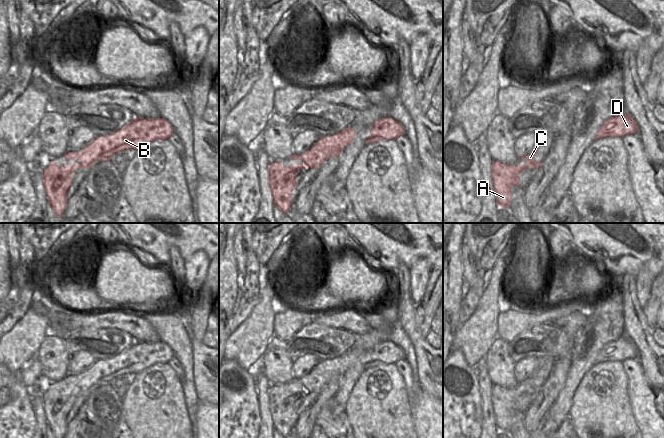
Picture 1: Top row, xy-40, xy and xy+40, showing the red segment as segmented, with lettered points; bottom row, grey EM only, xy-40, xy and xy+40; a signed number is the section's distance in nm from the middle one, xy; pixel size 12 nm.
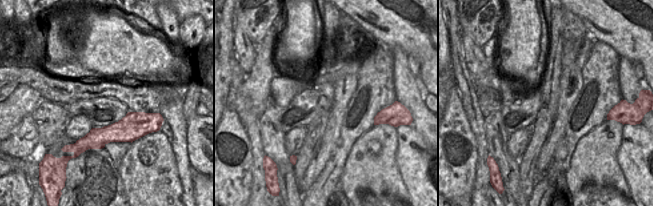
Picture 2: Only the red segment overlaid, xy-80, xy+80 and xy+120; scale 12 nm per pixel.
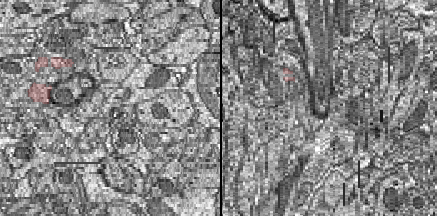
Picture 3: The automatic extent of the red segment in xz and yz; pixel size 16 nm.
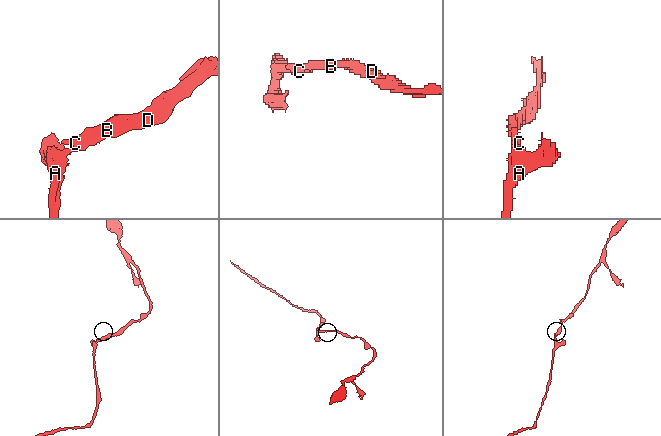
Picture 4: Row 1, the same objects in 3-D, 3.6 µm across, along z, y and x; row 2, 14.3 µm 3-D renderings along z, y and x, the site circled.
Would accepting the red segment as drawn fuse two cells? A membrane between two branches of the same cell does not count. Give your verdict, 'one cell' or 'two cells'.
one cell

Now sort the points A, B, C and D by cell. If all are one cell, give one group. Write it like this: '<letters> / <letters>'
A B C D

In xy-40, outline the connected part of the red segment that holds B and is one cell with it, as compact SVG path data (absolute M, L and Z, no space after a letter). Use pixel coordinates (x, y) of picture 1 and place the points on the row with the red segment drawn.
M134 118L133 121L113 134L96 136L85 148L76 152L66 152L63 158L78 160L78 164L59 165L50 161L43 170L43 183L48 201L54 213L64 215L68 200L68 190L73 186L71 175L78 169L91 168L95 161L108 161L124 150L138 150L156 141L168 140L174 133L172 125L165 118Z

